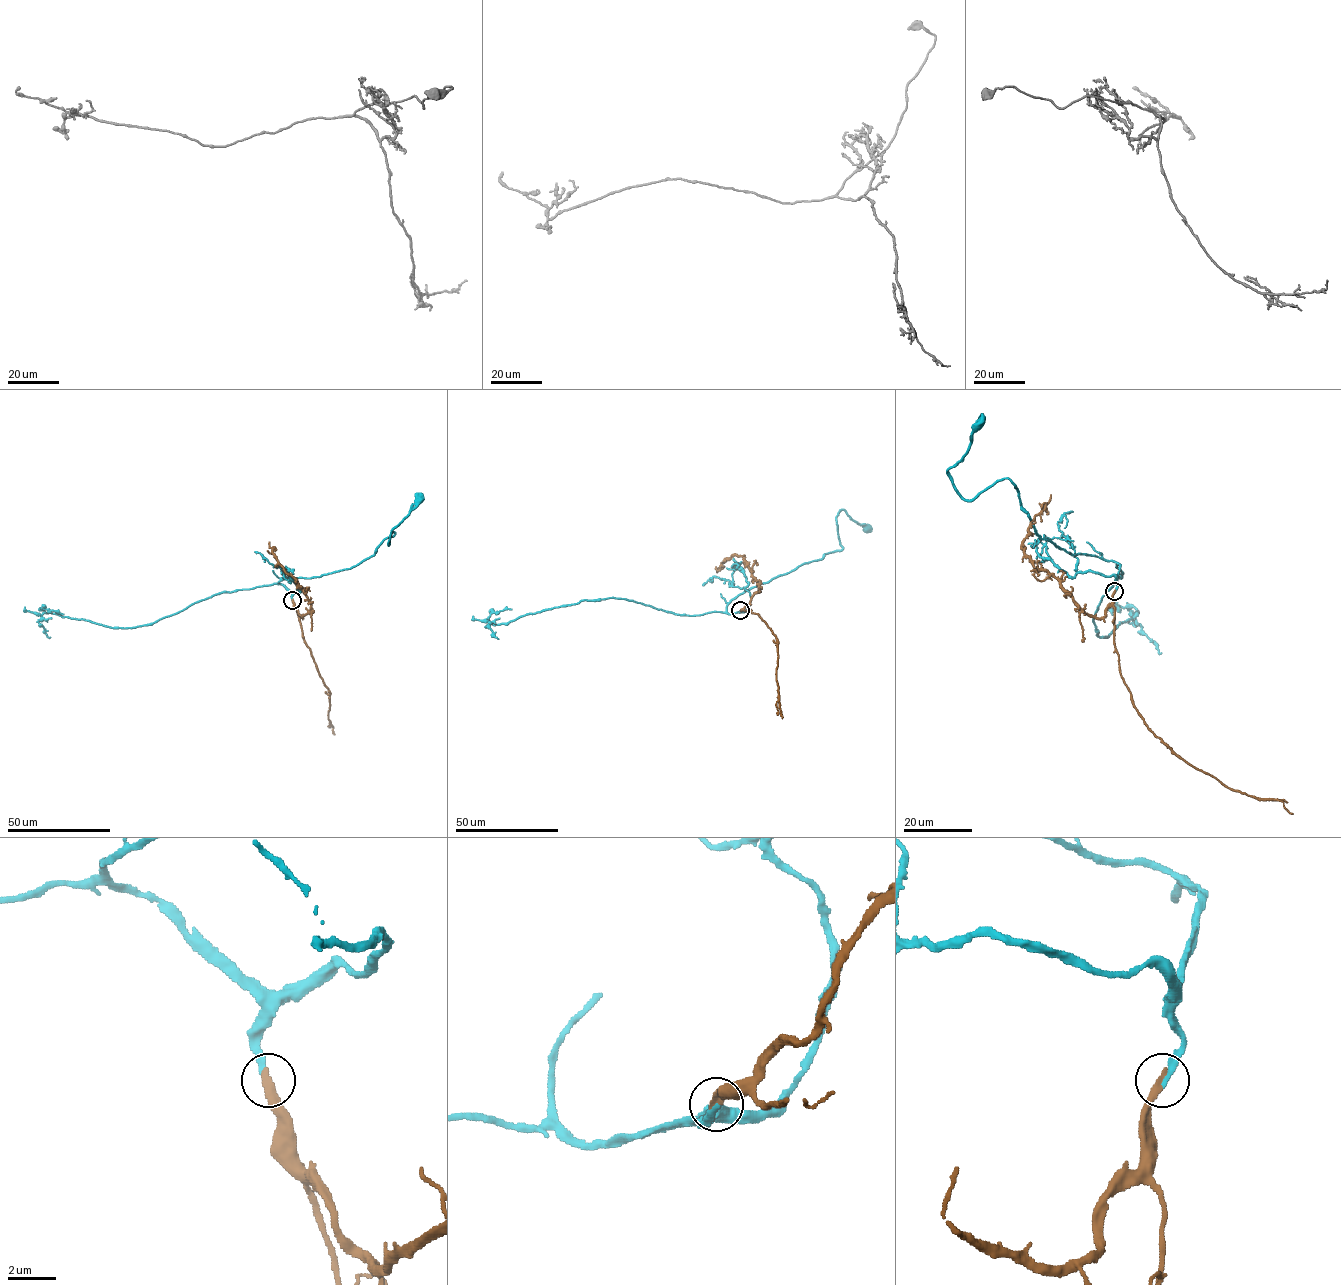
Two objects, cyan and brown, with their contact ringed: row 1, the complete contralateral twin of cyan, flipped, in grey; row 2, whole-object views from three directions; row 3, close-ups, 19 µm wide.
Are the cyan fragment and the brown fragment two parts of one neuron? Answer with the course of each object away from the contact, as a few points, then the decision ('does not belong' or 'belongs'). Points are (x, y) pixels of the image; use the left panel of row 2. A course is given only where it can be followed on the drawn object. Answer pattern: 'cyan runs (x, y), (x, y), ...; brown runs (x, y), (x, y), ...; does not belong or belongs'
cyan runs (292, 600), (278, 581), (320, 577), (373, 556), (394, 532), (390, 544), (391, 531), (419, 498); brown runs (292, 600), (304, 642), (329, 692), (328, 718), (334, 734); belongs

